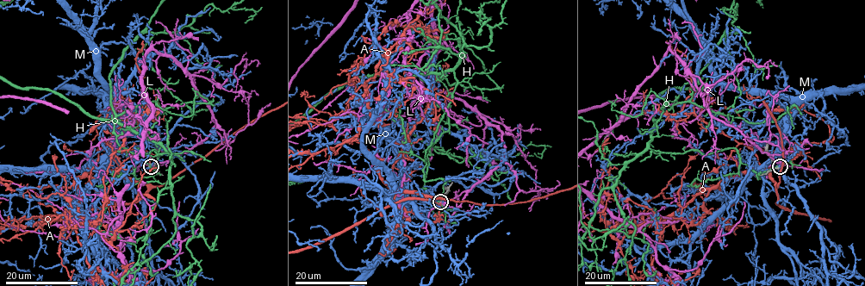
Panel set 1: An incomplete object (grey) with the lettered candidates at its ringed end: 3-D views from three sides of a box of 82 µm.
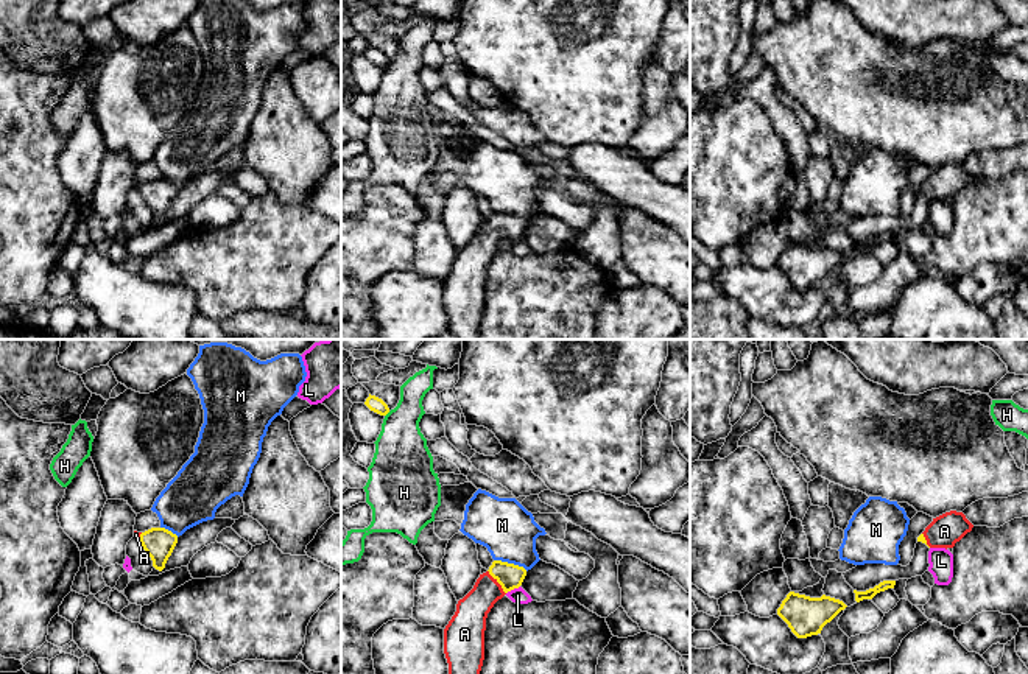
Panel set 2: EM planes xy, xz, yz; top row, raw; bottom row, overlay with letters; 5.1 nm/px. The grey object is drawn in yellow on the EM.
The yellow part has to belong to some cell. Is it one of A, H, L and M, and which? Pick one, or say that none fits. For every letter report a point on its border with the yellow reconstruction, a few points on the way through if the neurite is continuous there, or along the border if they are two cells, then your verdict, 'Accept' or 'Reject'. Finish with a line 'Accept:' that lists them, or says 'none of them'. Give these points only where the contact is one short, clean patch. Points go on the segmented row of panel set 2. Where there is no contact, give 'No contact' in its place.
A: Touches yellow at xz (497, 581). Path across: xz (510, 576), (497, 581), (472, 609), (469, 620). Accept
H: Touches yellow at xz (387, 413). Boundary: xz (390, 411), (385, 416). Reject
L: Touches yellow at xz (513, 589). Boundary: xz (519, 586), (506, 593). Reject
M: Touches yellow at xz (511, 564). Reject
Accept: A

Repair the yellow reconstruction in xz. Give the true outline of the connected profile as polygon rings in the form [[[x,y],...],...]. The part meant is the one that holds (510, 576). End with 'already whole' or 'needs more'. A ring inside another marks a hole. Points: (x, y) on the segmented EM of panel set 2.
[[[494,560],[474,588],[458,601],[456,612],[444,629],[449,674],[480,674],[488,613],[508,592],[519,588],[525,576],[523,567]]]; needs more

